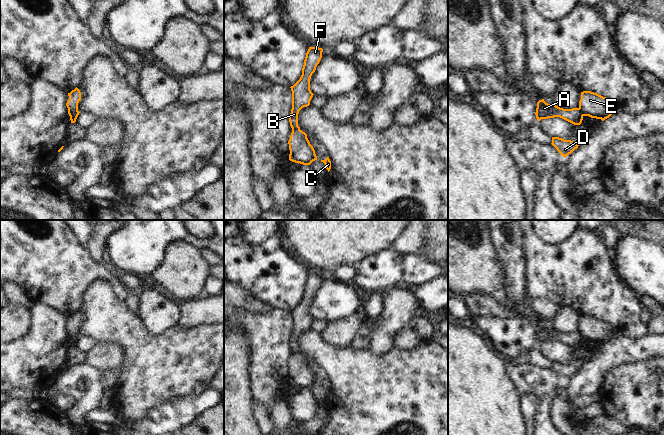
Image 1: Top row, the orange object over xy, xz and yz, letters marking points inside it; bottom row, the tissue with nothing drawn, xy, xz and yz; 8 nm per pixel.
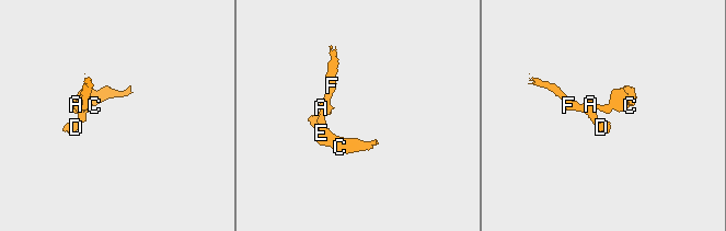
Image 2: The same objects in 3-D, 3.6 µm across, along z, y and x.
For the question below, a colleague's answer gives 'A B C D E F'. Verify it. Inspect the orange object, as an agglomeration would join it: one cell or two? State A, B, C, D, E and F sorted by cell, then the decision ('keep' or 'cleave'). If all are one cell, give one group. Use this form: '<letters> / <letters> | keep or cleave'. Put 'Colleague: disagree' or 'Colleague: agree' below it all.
A B D F / C E | cleave
Colleague: disagree

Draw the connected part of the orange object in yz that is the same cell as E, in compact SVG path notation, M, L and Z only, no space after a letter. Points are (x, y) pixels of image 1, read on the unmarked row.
M583 315L581 316L579 332L583 335L583 340L604 345L613 338L615 329L612 324L597 317Z

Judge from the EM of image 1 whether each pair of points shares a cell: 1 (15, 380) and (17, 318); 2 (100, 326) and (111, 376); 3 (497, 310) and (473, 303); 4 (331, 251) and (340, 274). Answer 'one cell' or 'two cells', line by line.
1: two cells
2: two cells
3: one cell
4: two cells

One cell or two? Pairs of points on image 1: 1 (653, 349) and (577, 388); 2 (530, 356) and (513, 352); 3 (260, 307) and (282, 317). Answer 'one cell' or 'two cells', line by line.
1: one cell
2: two cells
3: two cells

